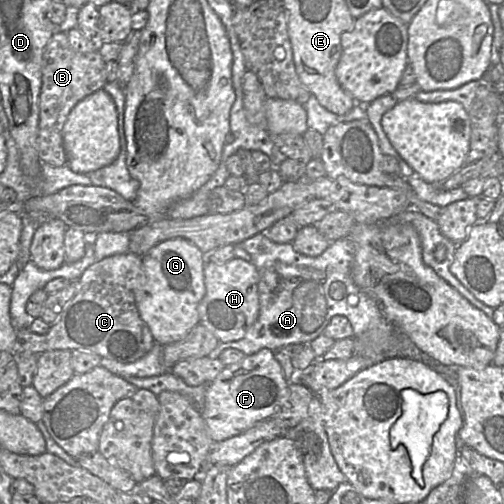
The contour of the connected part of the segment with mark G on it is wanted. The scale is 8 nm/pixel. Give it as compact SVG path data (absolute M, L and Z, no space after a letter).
M176 238L153 247L143 258L141 286L136 305L156 343L167 345L185 338L200 323L199 305L206 294L204 255L191 242Z

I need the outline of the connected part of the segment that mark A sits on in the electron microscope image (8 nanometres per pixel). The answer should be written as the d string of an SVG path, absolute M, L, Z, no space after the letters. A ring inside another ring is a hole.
M264 233L256 234L234 246L251 256L252 264L259 273L259 315L242 339L220 342L208 357L218 358L224 350L230 348L249 356L264 348L277 351L289 344L308 345L323 334L334 316L346 317L352 325L354 335L360 335L373 321L379 321L382 317L377 303L352 280L355 247L349 238L331 242L317 257L296 252L292 243L275 243ZM336 281L345 285L345 296L340 300L334 300L329 295L329 287Z

